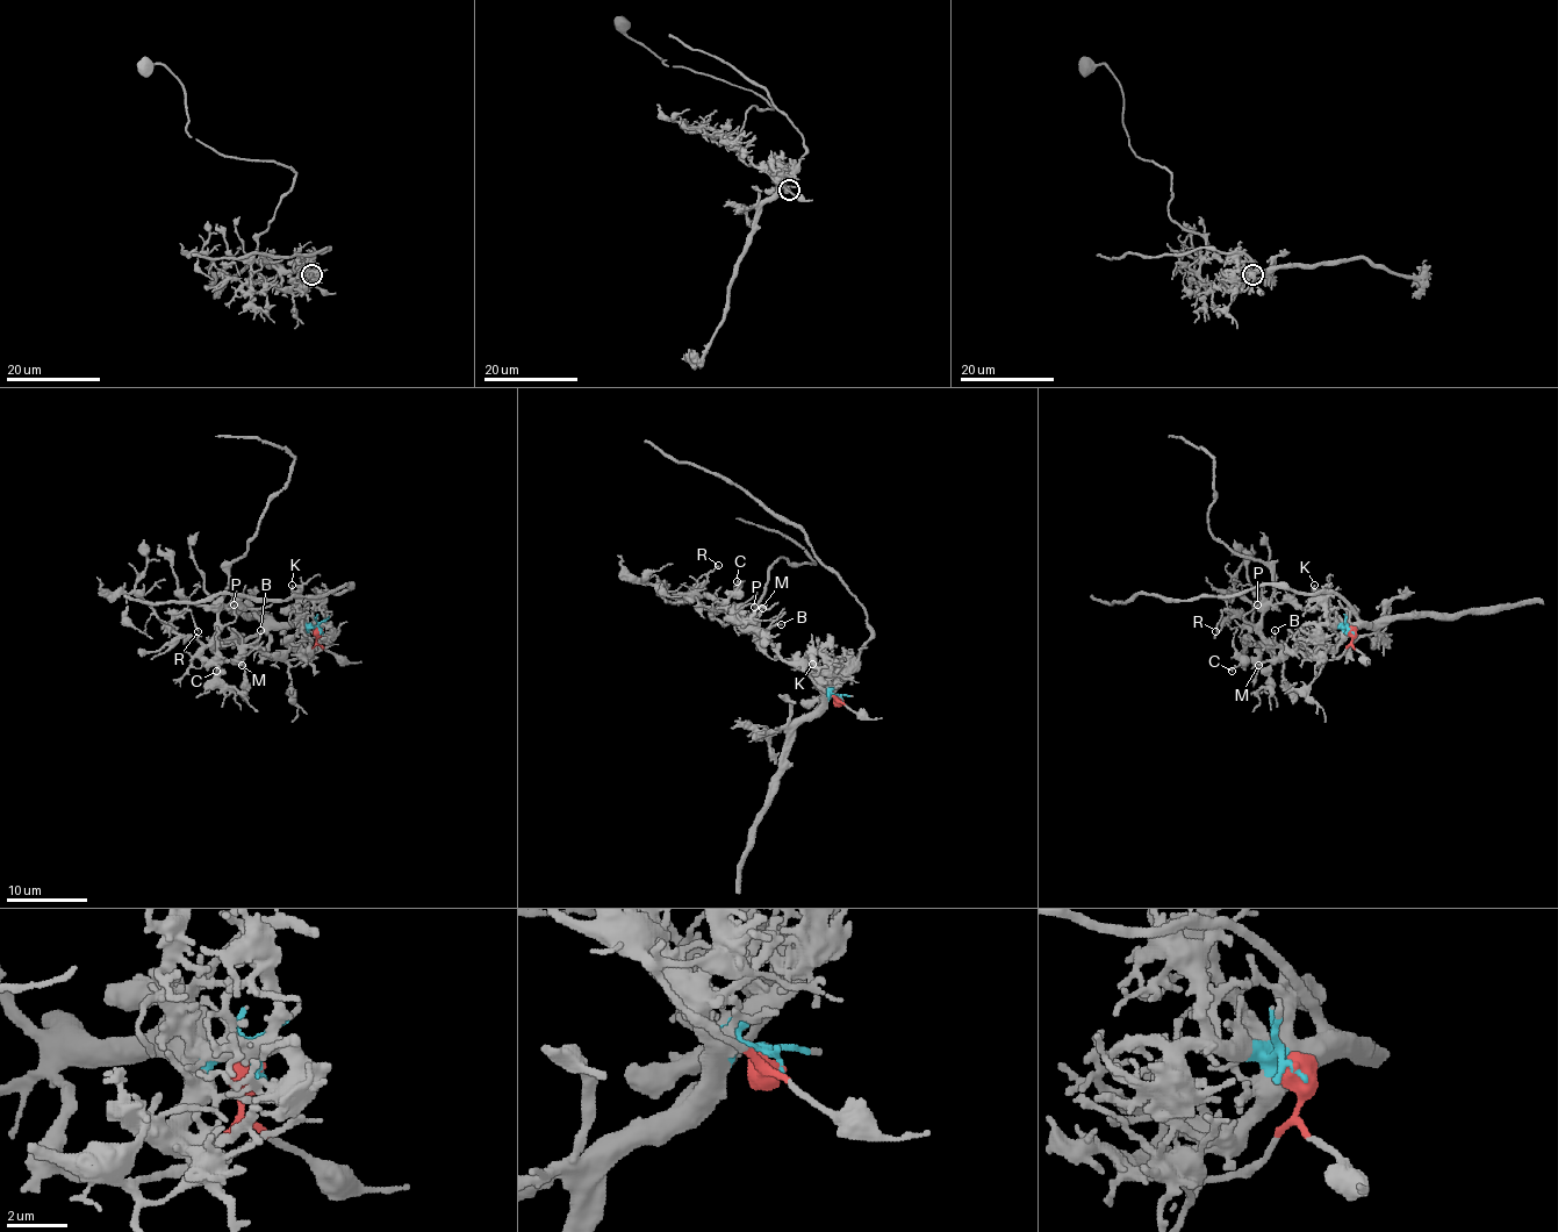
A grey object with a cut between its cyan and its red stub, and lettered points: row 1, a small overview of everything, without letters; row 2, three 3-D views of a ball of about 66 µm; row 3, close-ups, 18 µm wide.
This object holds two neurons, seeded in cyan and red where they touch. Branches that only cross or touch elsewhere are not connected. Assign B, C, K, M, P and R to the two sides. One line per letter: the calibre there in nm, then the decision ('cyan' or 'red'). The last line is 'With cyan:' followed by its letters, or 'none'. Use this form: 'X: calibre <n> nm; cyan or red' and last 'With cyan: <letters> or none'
B: calibre 120 nm; red
C: calibre 160 nm; red
K: calibre 160 nm; cyan
M: calibre 180 nm; red
P: calibre 120 nm; red
R: calibre 150 nm; red
With cyan: K

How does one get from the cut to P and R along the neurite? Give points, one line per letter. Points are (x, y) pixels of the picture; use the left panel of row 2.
P: (321, 631), (292, 659), (258, 647), (225, 659), (217, 634), (234, 620), (234, 606)
R: (321, 631), (292, 659), (258, 647), (224, 659), (172, 623), (187, 609), (198, 631)

